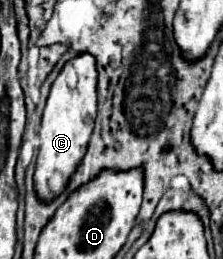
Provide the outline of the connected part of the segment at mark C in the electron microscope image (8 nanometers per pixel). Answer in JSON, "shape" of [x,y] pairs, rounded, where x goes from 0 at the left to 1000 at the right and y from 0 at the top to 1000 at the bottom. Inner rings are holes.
{"shape":[[[363,205],[274,266],[265,297],[229,328],[211,405],[193,429],[193,467],[175,498],[175,598],[157,645],[157,730],[202,776],[229,776],[256,745],[229,722],[229,683],[274,676],[291,699],[327,676],[354,622],[381,598],[399,521],[435,452],[435,251],[408,205]]]}

